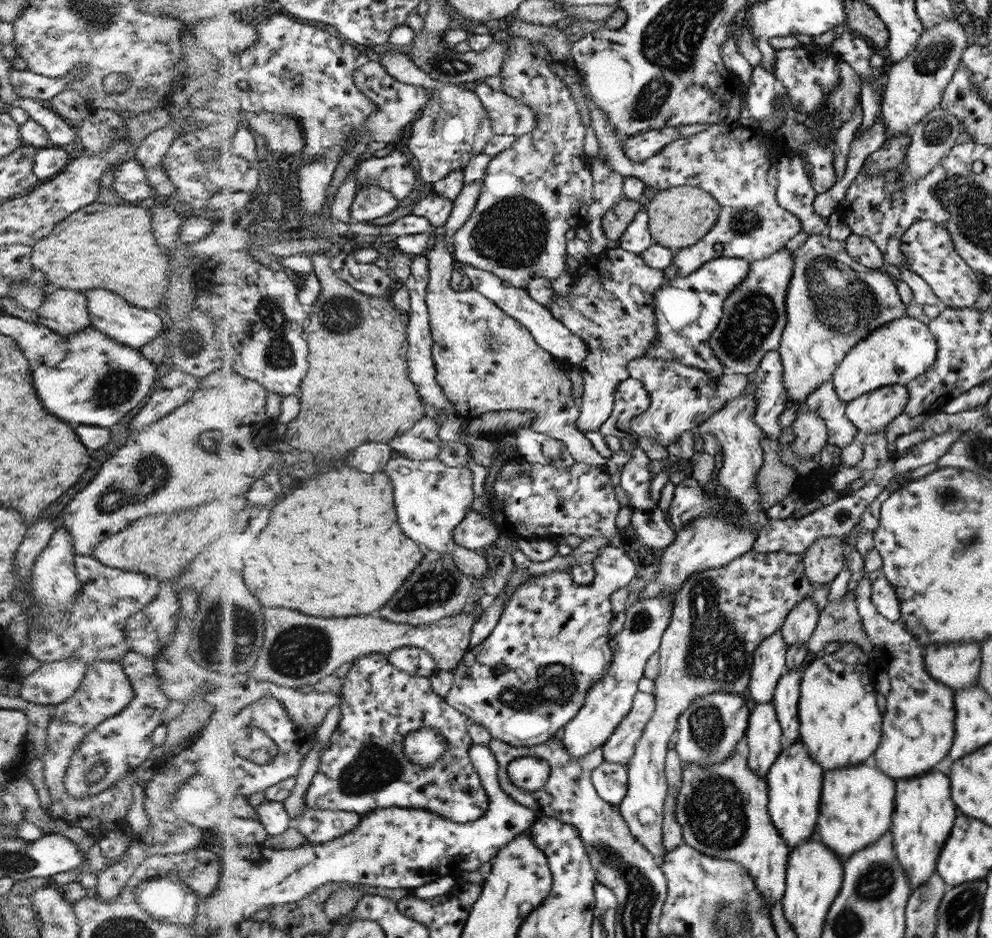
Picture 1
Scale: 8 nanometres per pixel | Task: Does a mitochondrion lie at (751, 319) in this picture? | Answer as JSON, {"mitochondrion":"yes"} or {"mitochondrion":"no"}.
{"mitochondrion":"yes"}

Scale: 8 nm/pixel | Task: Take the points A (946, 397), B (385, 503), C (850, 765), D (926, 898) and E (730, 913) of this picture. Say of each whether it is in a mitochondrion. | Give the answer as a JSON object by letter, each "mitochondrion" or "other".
{"A":"other","B":"other","C":"other","D":"mitochondrion","E":"mitochondrion"}

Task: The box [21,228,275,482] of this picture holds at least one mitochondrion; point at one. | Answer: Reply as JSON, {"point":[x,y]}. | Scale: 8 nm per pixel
{"point":[116,388]}

